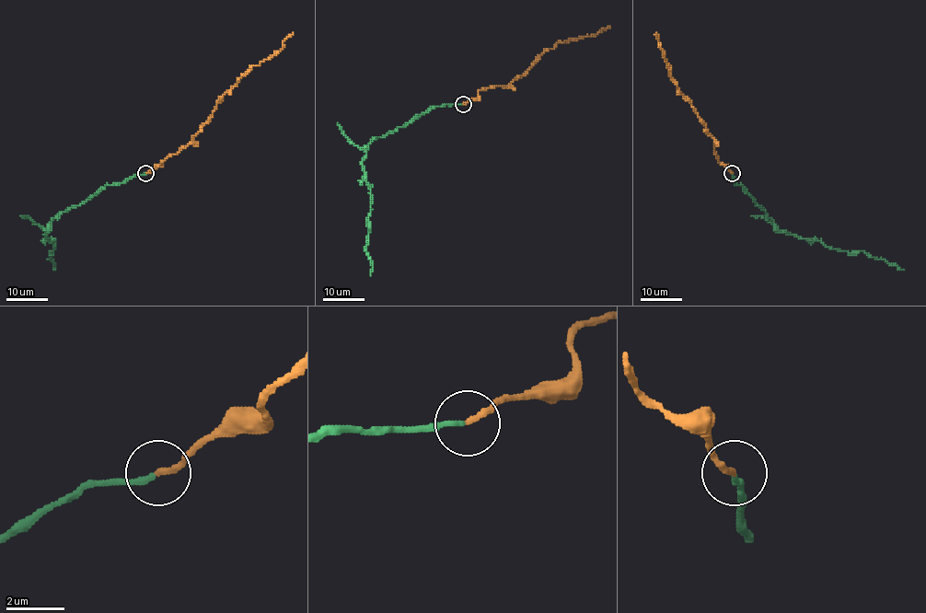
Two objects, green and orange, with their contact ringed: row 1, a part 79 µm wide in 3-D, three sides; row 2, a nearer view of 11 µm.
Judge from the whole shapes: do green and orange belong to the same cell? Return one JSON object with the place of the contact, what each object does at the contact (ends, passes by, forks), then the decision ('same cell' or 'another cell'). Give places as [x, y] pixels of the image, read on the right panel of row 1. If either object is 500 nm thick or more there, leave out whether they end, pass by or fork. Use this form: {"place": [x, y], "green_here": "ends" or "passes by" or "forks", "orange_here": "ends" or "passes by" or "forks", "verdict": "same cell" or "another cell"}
{"place": [732, 173], "green_here": "ends", "orange_here": "ends", "verdict": "same cell"}

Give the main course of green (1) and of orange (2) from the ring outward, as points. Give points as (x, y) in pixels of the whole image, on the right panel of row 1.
1: (732, 173), (734, 182), (741, 185), (779, 230), (821, 240), (827, 247), (850, 253), (862, 251), (904, 270)
2: (732, 173), (717, 159), (714, 140), (706, 132), (705, 124), (691, 104), (677, 88), (655, 34)

